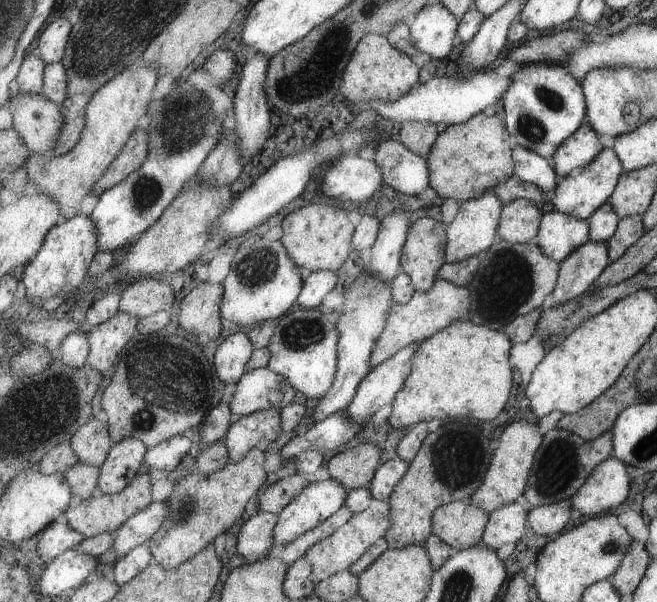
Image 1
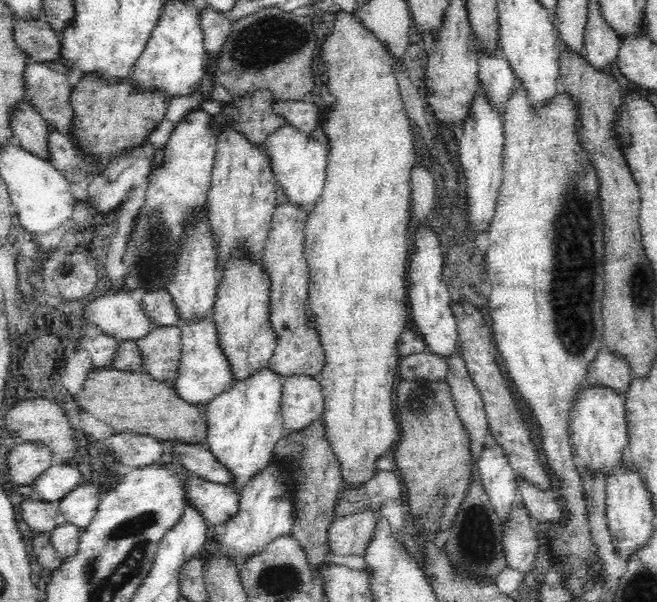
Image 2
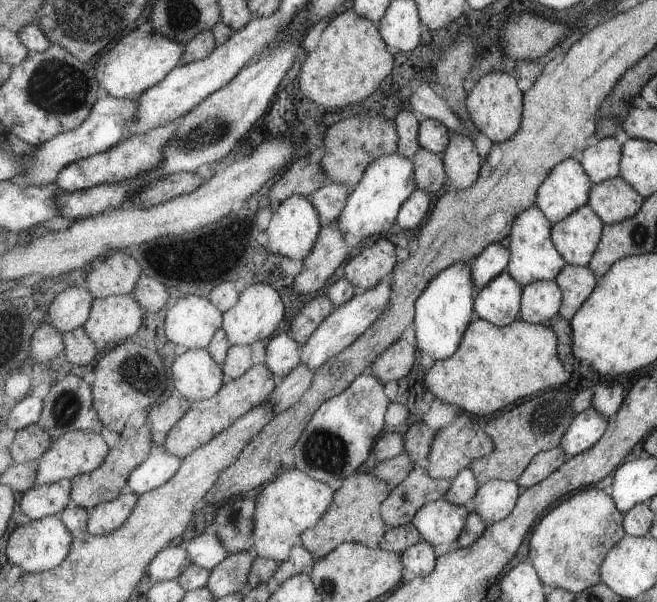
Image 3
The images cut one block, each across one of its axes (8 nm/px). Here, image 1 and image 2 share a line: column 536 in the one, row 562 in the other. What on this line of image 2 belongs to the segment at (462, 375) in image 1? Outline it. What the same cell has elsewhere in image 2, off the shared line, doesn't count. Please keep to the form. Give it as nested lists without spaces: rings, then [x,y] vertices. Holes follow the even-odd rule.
[[[335,12],[336,24],[332,31],[324,34],[325,42],[320,50],[320,62],[324,64],[322,68],[323,77],[321,82],[328,88],[328,92],[336,98],[329,107],[325,108],[322,123],[320,124],[319,132],[322,137],[326,138],[330,144],[329,160],[327,162],[326,180],[323,187],[322,194],[318,197],[314,206],[309,209],[309,215],[305,224],[305,260],[309,268],[309,289],[307,298],[307,307],[314,316],[316,328],[325,352],[325,361],[323,362],[320,378],[322,378],[321,385],[325,397],[325,410],[322,412],[322,421],[314,421],[312,424],[305,426],[298,432],[287,434],[285,437],[275,444],[273,458],[278,458],[280,461],[289,462],[293,466],[296,473],[294,474],[294,483],[296,483],[296,499],[297,518],[296,524],[290,533],[294,535],[305,546],[306,557],[313,566],[314,572],[322,570],[324,564],[331,564],[332,545],[328,539],[328,530],[330,524],[338,518],[338,513],[334,511],[334,506],[338,502],[338,496],[341,489],[357,489],[362,488],[369,482],[370,478],[374,478],[374,474],[378,471],[378,458],[384,456],[388,450],[392,450],[398,442],[400,442],[401,428],[398,426],[392,406],[392,396],[394,396],[394,380],[396,380],[396,373],[398,373],[398,366],[400,364],[401,356],[398,350],[398,338],[401,332],[408,324],[408,300],[406,293],[407,282],[407,263],[410,256],[409,244],[409,225],[411,224],[410,210],[410,197],[412,194],[411,188],[411,174],[412,169],[416,167],[417,154],[414,147],[413,133],[411,131],[411,124],[405,110],[402,96],[398,89],[398,79],[393,69],[393,60],[391,60],[386,47],[378,42],[378,39],[364,30],[361,22],[358,22],[349,12]]]

